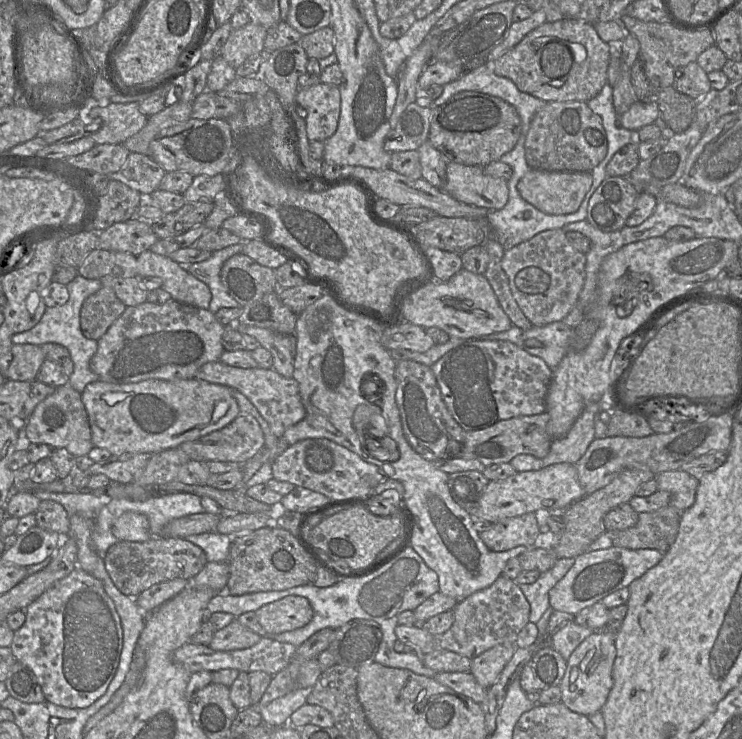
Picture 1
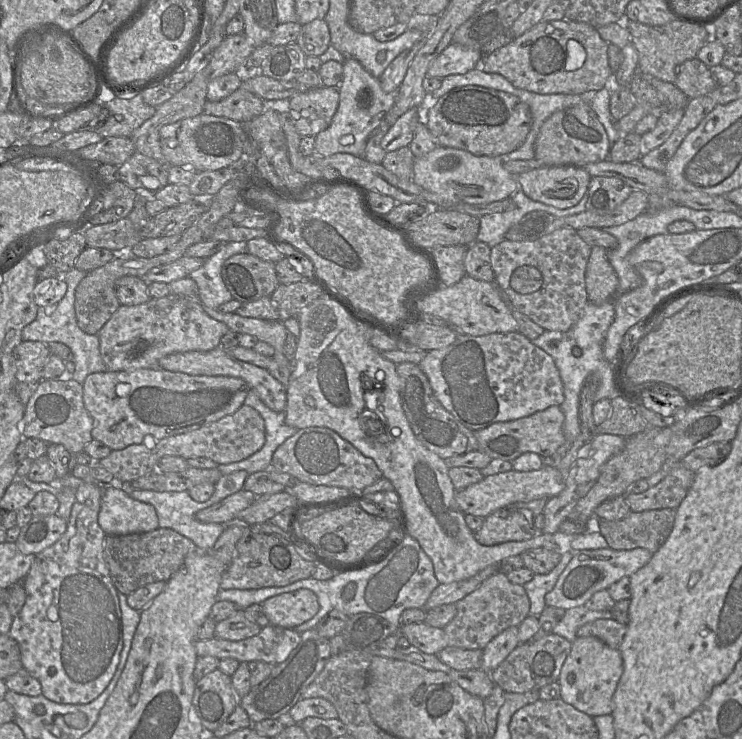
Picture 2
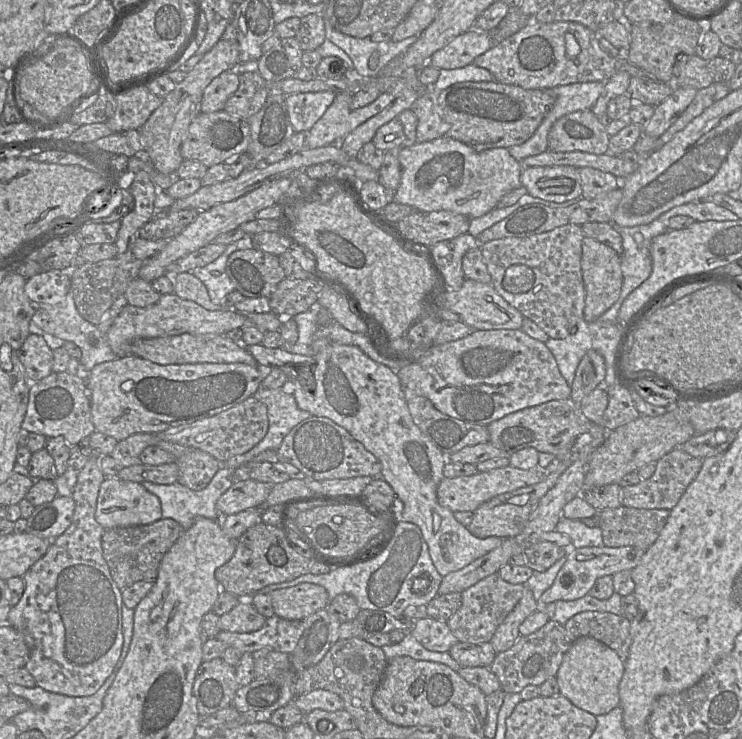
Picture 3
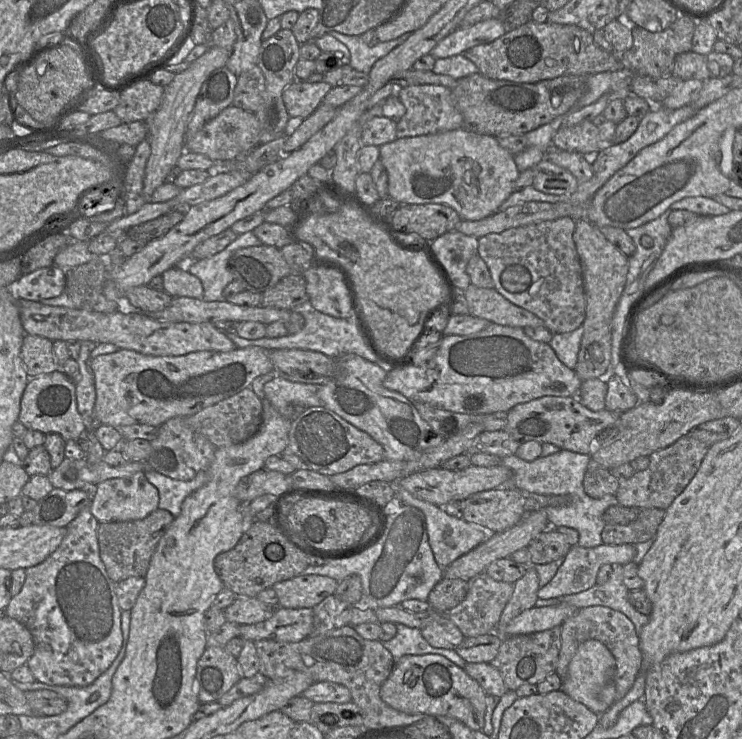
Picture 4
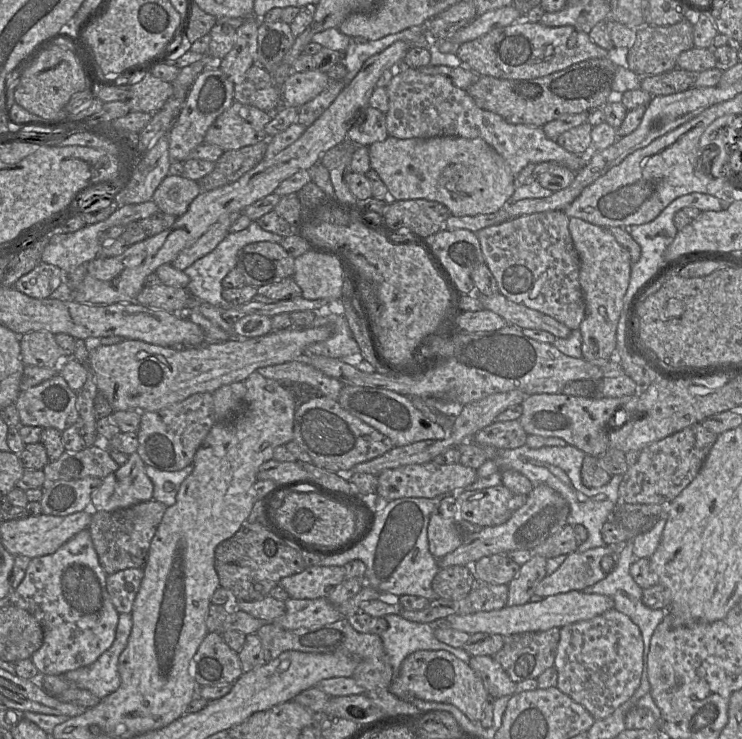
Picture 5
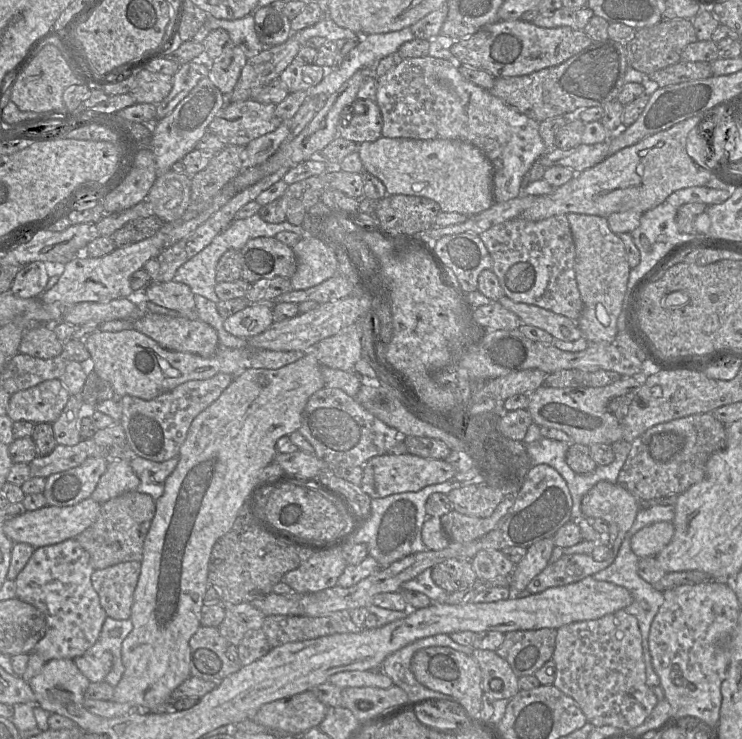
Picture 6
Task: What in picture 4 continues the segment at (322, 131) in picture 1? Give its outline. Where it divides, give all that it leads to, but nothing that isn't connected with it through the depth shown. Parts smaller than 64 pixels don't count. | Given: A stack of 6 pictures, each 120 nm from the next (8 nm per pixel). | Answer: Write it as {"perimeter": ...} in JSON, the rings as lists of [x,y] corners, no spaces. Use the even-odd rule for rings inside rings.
{"perimeter":[[[294,80],[283,91],[283,101],[292,118],[305,119],[322,104],[332,86],[326,82],[309,83]]]}

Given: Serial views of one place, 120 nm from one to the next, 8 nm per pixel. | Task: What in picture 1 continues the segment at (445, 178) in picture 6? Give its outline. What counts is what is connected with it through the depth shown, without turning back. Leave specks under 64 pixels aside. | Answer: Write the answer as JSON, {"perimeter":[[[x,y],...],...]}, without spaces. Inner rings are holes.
{"perimeter":[[[453,161],[447,164],[445,192],[463,203],[489,210],[503,208],[509,199],[507,180],[487,175],[481,166]]]}

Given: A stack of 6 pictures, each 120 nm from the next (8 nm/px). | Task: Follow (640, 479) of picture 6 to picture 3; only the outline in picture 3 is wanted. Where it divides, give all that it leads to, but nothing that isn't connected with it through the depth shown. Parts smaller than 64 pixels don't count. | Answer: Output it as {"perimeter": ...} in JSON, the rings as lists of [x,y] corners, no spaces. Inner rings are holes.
{"perimeter":[[[676,447],[656,462],[655,472],[650,478],[641,480],[636,485],[621,488],[622,505],[638,509],[671,510],[698,475],[702,463],[703,459],[696,458],[680,447]]]}

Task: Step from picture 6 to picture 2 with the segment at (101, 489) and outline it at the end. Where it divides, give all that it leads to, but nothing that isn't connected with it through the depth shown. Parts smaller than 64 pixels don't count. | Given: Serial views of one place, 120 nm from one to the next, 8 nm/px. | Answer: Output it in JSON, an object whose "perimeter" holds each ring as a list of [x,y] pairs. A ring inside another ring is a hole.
{"perimeter":[[[105,486],[98,523],[106,535],[128,535],[156,530],[159,520],[155,508],[135,500],[121,488]]]}

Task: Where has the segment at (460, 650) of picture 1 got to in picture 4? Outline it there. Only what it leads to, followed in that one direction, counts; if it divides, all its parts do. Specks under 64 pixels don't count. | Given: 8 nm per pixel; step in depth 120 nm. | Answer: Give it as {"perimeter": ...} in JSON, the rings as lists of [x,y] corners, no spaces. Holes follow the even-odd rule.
{"perimeter":[[[485,572],[468,581],[464,600],[447,617],[465,638],[496,632],[500,616],[513,594],[512,583],[492,579]]]}

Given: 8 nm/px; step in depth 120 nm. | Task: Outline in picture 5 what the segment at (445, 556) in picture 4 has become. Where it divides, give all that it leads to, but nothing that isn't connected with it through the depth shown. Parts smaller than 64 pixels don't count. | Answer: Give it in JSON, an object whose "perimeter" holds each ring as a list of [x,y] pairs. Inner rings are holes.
{"perimeter":[[[436,512],[429,519],[427,538],[430,553],[440,559],[462,544],[464,534],[455,519],[445,518]]]}

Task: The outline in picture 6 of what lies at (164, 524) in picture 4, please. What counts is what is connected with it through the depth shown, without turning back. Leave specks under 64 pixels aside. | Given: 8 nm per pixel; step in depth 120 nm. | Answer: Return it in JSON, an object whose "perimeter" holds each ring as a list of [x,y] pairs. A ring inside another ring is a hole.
{"perimeter":[[[125,492],[102,504],[95,522],[75,539],[91,557],[95,569],[103,569],[129,561],[141,562],[146,535],[156,512],[156,501],[148,494]]]}

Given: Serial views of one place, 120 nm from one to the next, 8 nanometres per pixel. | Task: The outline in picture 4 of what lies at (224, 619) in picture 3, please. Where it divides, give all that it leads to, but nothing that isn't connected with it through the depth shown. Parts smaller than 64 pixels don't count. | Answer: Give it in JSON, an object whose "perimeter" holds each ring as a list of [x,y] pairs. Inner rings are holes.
{"perimeter":[[[236,597],[234,602],[224,609],[226,621],[235,623],[237,625],[250,625],[262,622],[269,619],[277,607],[266,604],[256,597]]]}

